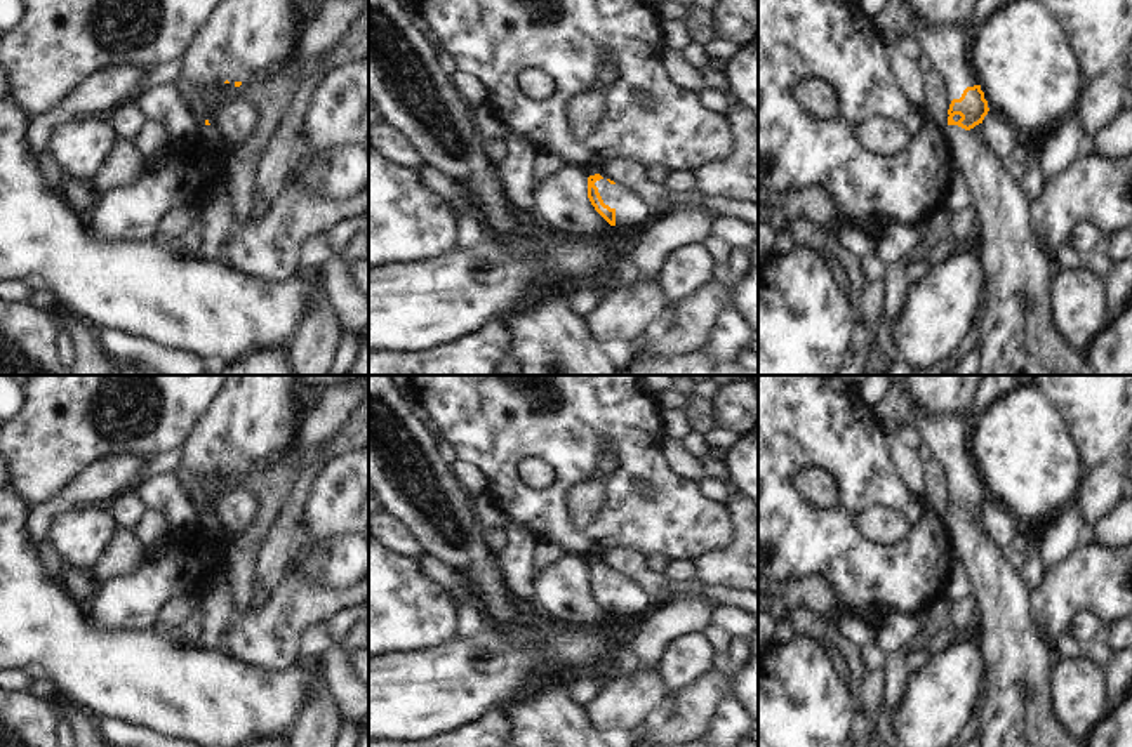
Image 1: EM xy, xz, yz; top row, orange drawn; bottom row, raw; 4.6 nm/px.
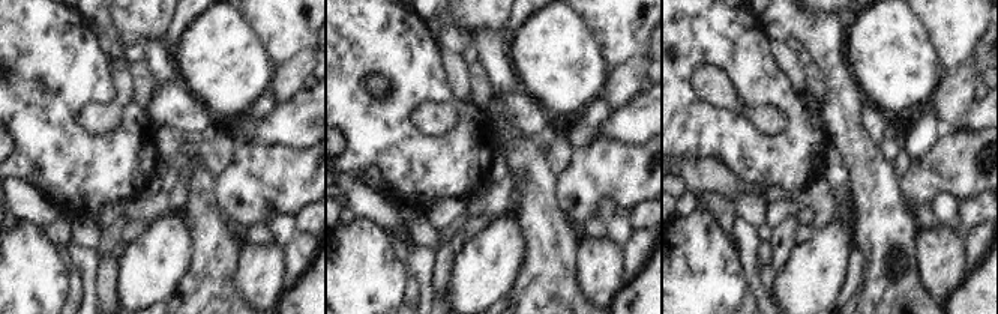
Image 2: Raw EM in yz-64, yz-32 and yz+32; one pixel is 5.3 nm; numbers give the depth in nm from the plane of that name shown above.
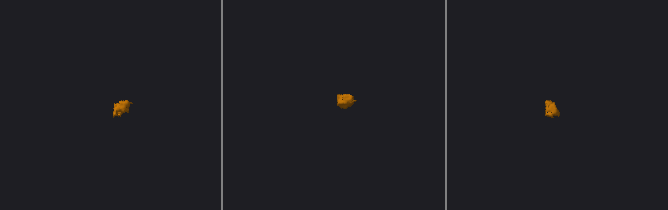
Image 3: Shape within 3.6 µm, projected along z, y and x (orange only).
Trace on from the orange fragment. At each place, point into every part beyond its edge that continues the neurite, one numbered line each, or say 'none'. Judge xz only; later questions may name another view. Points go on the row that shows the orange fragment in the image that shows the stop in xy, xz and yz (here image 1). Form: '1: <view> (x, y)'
1: xz (628, 214)

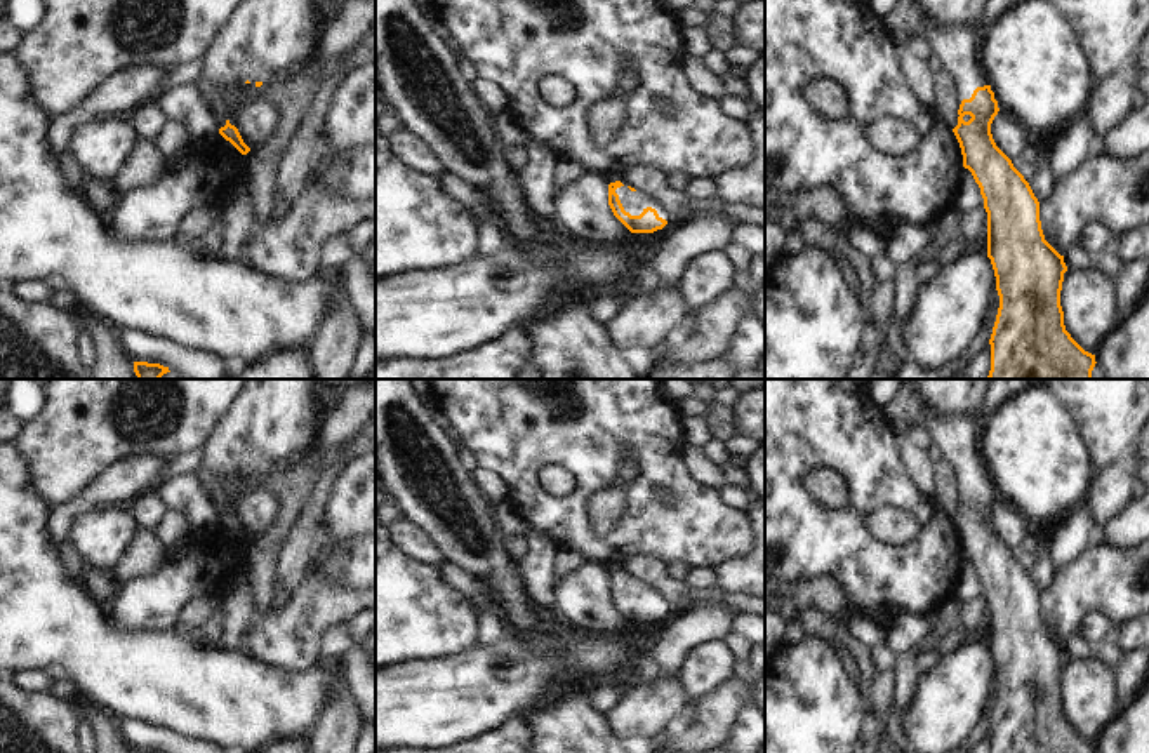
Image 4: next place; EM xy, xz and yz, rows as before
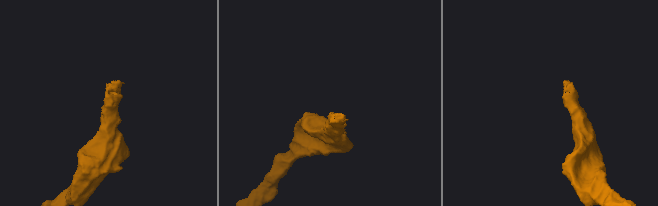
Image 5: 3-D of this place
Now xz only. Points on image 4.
none

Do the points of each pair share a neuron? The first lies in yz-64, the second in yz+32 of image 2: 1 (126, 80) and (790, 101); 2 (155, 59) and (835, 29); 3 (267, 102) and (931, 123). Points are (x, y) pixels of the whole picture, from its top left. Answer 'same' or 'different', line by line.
1: different
2: same
3: same

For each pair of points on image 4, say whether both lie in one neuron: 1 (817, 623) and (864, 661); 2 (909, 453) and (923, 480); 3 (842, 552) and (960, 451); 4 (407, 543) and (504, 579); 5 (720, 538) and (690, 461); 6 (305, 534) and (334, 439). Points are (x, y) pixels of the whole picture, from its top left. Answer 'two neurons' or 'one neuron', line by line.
1: one neuron
2: one neuron
3: two neurons
4: two neurons
5: two neurons
6: one neuron

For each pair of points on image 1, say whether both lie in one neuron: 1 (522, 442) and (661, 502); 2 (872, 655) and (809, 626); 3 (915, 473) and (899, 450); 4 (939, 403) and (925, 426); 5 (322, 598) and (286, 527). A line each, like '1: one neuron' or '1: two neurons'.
1: one neuron
2: two neurons
3: one neuron
4: two neurons
5: two neurons

